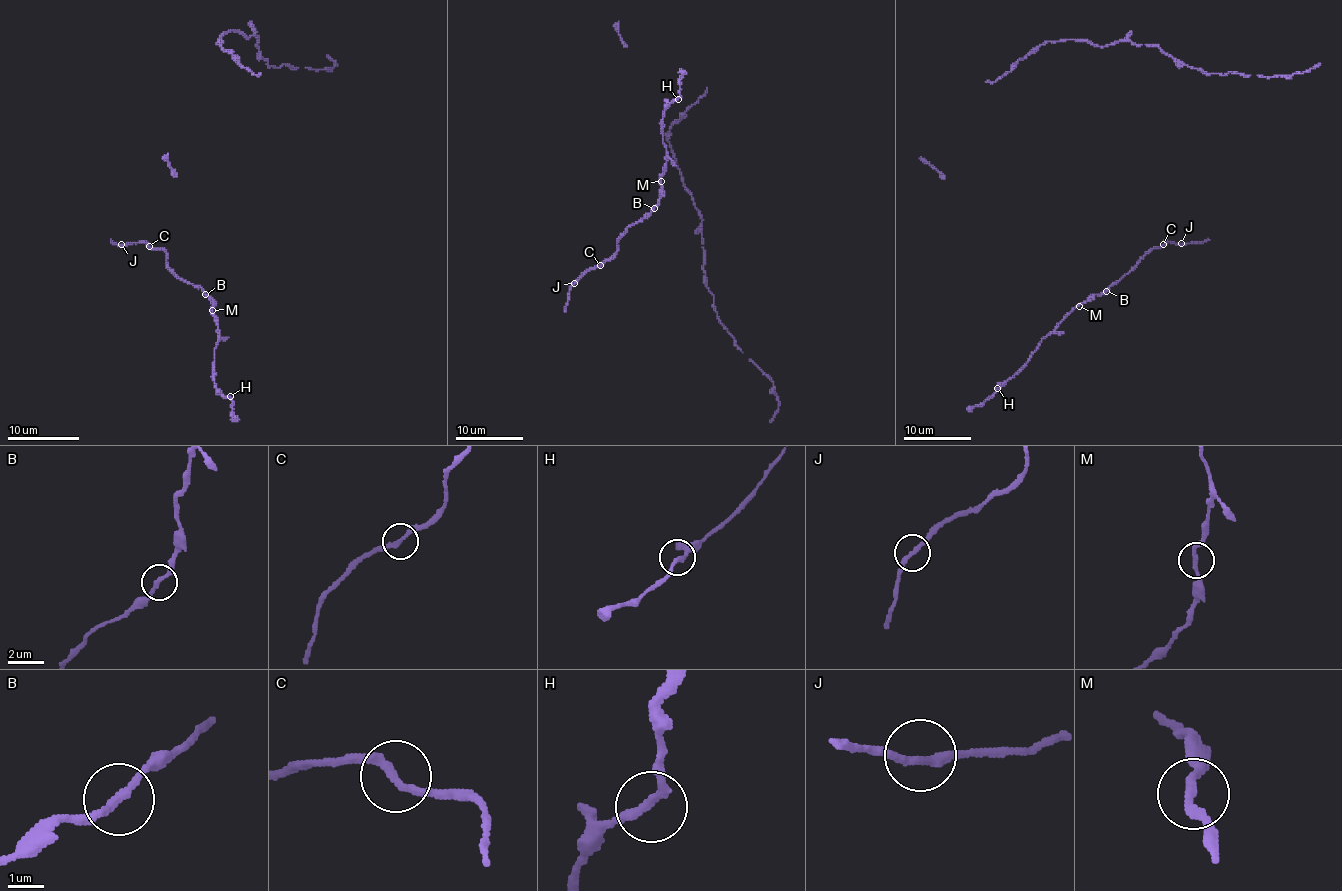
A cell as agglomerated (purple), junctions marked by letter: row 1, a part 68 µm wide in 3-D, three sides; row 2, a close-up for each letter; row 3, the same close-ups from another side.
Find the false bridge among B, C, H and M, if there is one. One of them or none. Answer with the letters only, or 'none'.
none

